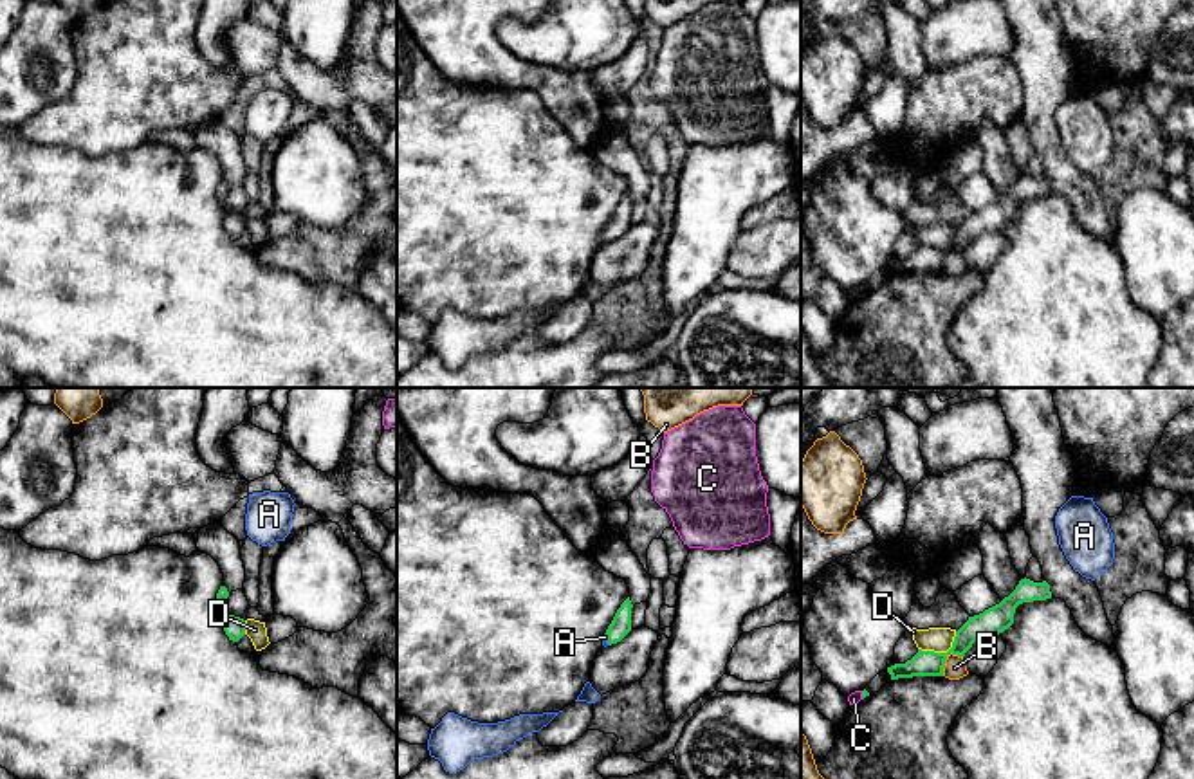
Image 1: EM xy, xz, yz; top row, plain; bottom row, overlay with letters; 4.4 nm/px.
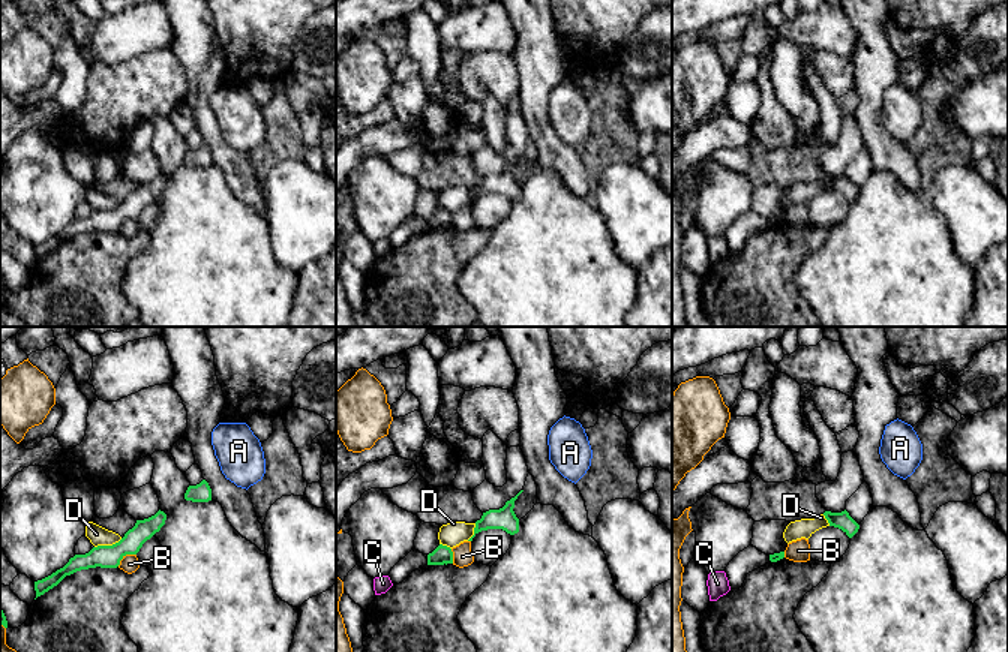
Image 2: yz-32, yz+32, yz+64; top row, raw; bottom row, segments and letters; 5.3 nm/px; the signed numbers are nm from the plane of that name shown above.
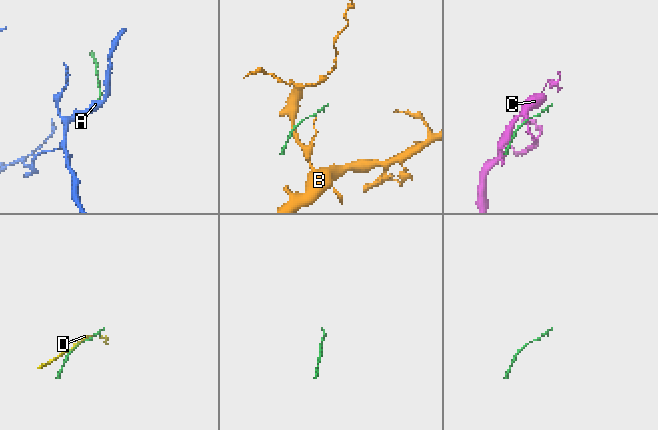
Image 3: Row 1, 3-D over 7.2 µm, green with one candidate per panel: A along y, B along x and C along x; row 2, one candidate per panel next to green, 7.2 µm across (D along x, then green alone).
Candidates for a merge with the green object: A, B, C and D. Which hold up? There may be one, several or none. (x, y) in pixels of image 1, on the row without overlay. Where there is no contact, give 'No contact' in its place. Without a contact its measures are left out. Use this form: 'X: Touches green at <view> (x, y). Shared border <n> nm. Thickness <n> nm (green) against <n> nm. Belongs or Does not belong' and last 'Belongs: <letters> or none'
A: Touches green at xz (608, 235). Shared border 60 nm. Thickness 90 nm (green) against 30 nm. Does not belong
B: Touches green at yz (946, 255). Shared border 130 nm. Thickness 110 nm (green) against 100 nm. Does not belong
C: Touches green at yz (863, 291). Shared border 40 nm. Thickness 30 nm (green) against 60 nm. Does not belong
D: Touches green at yz (942, 249). Shared border 190 nm. Thickness 110 nm (green) against 110 nm. Does not belong
Belongs: none

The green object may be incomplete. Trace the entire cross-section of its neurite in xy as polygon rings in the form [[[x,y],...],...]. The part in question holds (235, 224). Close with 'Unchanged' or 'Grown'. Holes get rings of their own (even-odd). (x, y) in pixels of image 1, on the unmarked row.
[[[220,182],[216,195],[224,207],[224,227],[229,236],[238,238],[245,231],[245,216],[225,207],[229,188],[225,182]]]. Unchanged

